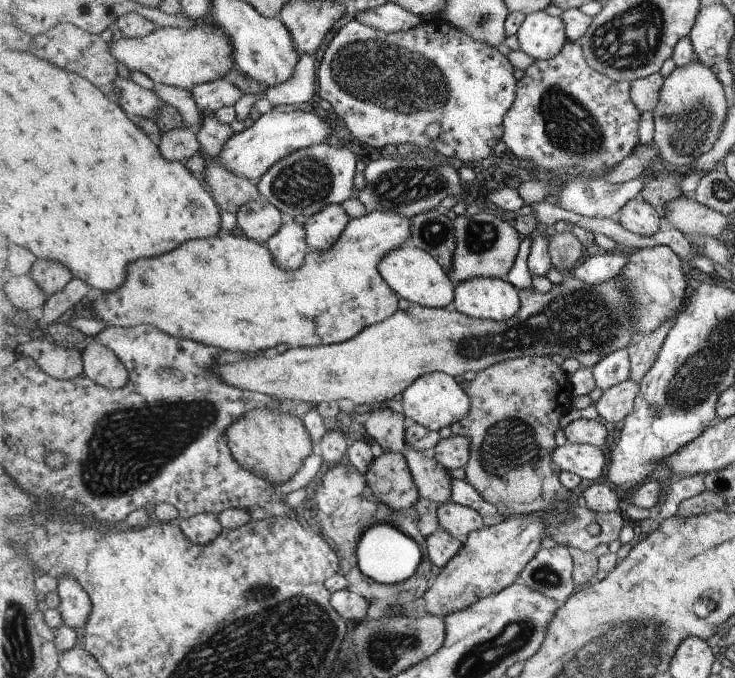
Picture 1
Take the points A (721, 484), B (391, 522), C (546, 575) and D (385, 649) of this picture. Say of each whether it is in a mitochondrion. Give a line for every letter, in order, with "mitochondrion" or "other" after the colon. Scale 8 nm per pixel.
A: other
B: other
C: mitochondrion
D: mitochondrion

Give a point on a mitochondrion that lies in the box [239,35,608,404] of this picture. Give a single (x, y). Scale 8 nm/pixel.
(371, 71)

